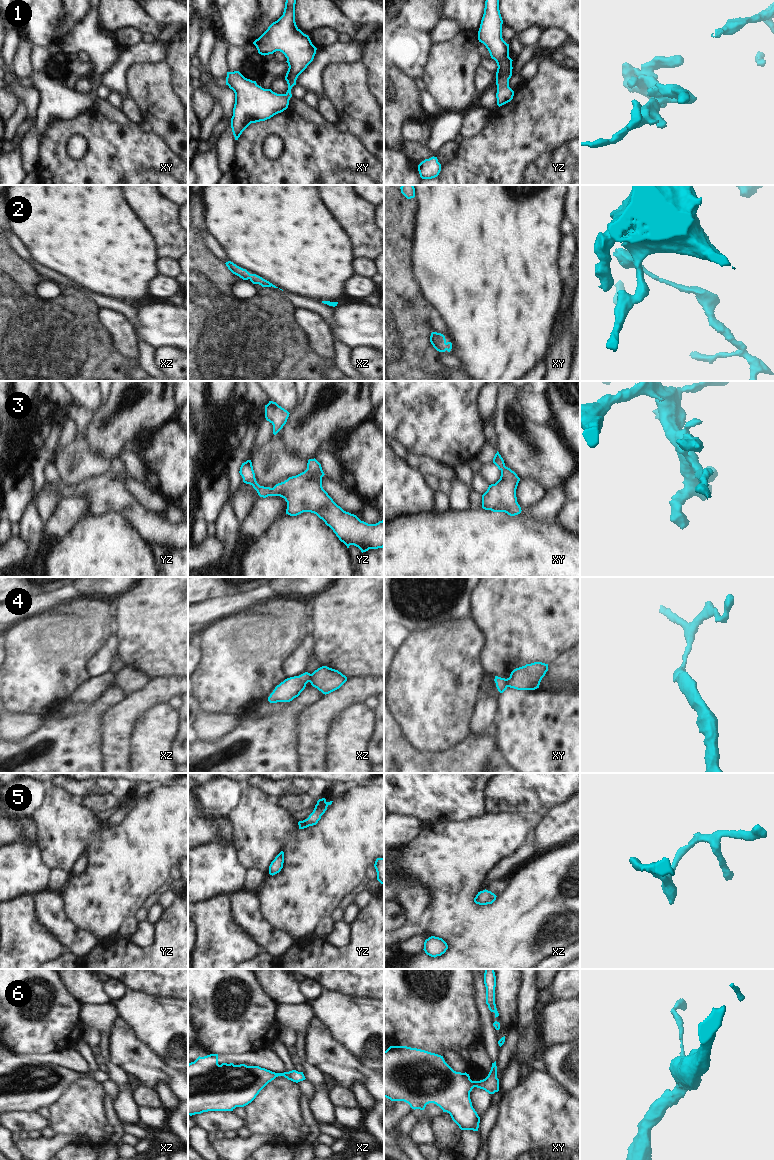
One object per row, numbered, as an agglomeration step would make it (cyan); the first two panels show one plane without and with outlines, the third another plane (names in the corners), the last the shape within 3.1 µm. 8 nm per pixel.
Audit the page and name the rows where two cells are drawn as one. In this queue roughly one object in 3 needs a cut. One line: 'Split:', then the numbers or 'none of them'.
Split: 4

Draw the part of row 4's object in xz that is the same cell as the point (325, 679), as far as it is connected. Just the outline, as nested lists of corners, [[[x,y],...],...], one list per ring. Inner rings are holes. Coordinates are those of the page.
[[[327,666],[315,670],[310,679],[311,685],[325,695],[339,689],[346,681],[345,675]]]

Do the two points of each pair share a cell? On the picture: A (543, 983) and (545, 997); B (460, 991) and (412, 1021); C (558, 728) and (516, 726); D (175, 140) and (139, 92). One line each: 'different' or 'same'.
A: same
B: same
C: same
D: same

